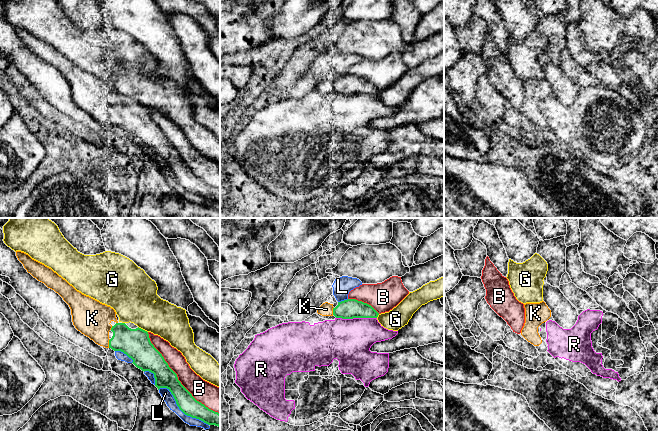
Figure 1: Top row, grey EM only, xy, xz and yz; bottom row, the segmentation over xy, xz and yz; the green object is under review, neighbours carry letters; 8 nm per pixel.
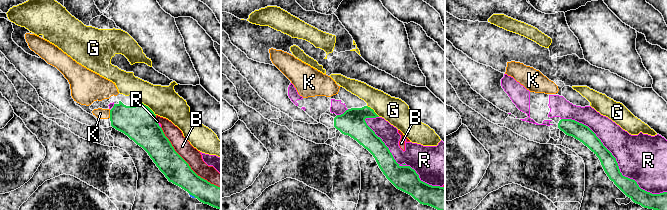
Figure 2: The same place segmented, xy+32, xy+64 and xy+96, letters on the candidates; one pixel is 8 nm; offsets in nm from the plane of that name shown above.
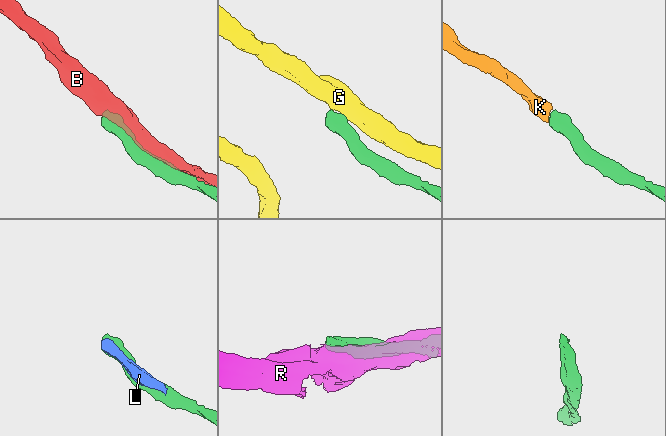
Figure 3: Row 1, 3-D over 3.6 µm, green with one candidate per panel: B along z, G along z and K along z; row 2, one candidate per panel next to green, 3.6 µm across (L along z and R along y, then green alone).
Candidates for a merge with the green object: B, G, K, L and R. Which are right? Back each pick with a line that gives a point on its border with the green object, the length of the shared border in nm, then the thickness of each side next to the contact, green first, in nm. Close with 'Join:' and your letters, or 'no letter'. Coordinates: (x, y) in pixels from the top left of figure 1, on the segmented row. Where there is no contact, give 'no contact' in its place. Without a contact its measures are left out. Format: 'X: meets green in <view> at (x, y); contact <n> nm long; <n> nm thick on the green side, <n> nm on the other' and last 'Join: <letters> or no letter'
K: meets green in xy at (109, 343); contact 70 nm long; 240 nm thick on the green side, 280 nm on the other
Join: K

